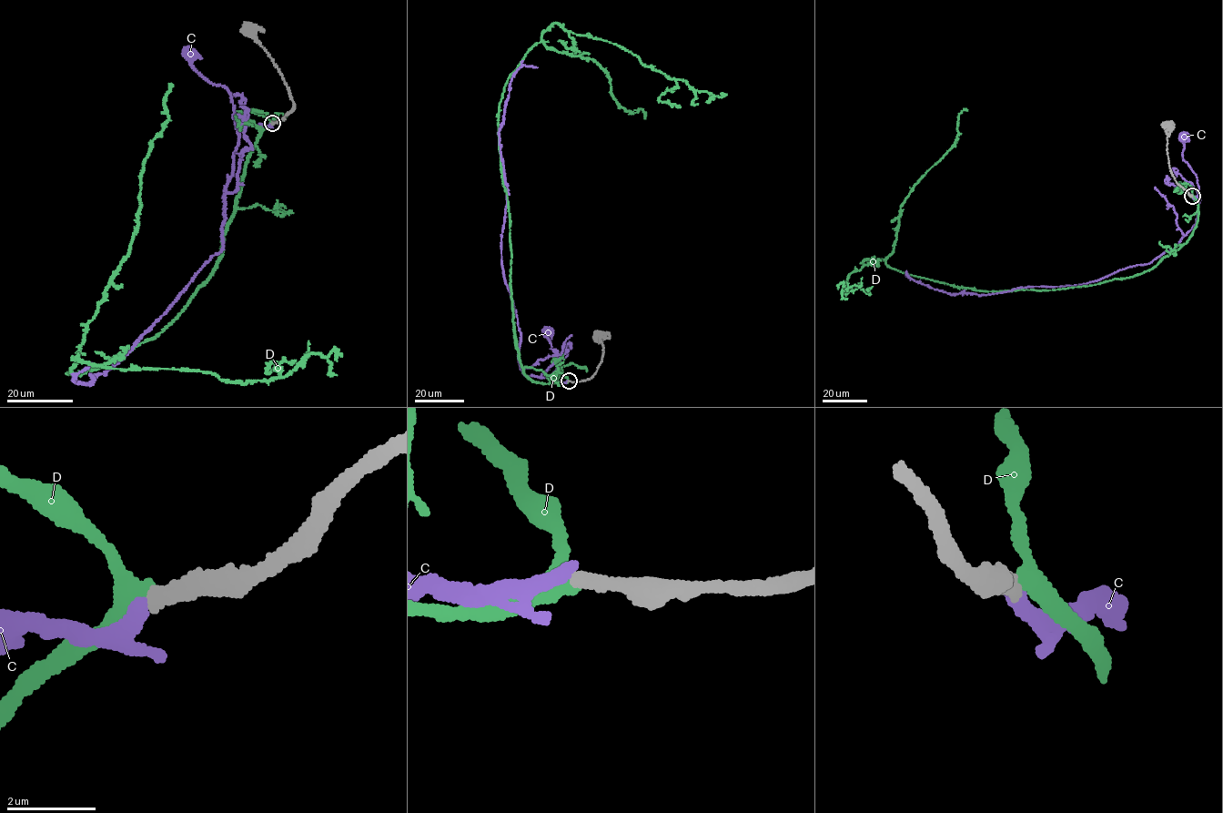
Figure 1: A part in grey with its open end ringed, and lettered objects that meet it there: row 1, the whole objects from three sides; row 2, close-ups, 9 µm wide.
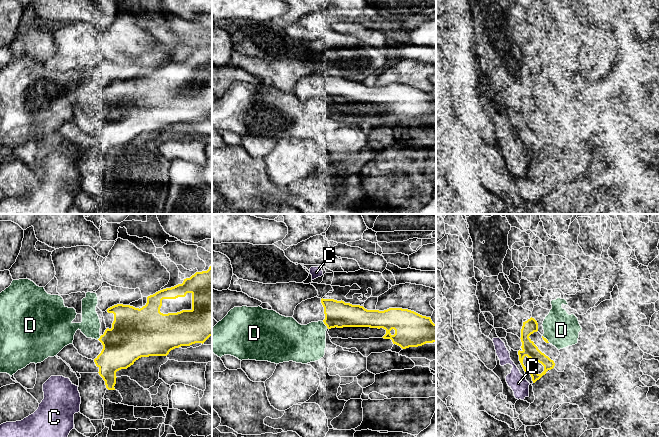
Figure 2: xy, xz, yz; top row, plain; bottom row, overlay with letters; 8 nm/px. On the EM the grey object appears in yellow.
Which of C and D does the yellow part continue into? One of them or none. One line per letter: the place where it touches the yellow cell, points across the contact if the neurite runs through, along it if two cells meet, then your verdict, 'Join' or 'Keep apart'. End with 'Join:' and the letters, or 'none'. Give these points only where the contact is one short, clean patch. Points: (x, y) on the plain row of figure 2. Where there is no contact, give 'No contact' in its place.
C: No contact. Keep apart
D: Touches yellow at xz (324, 99). Join
Join: D

